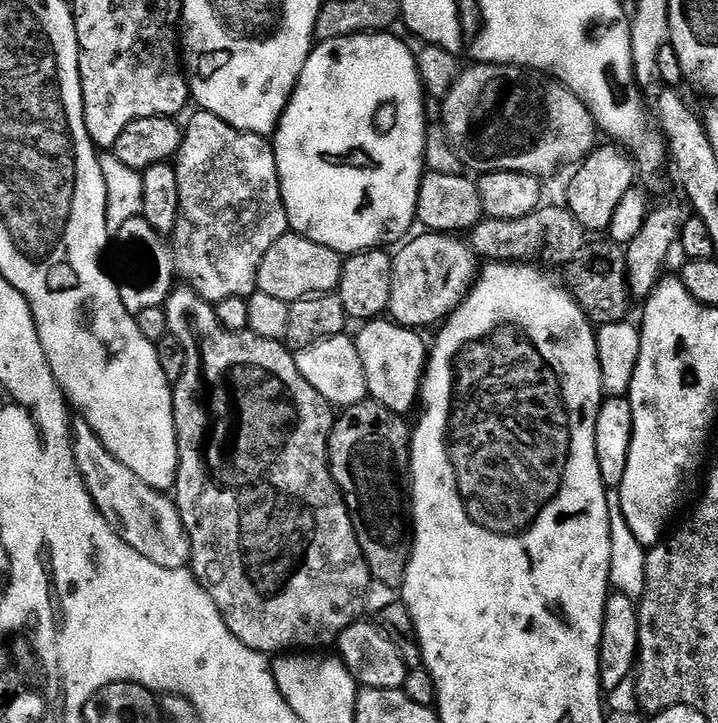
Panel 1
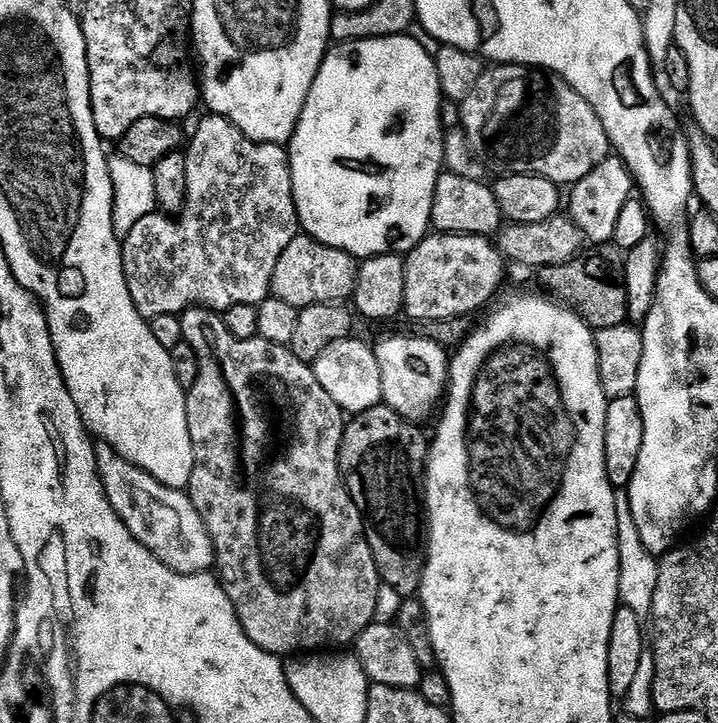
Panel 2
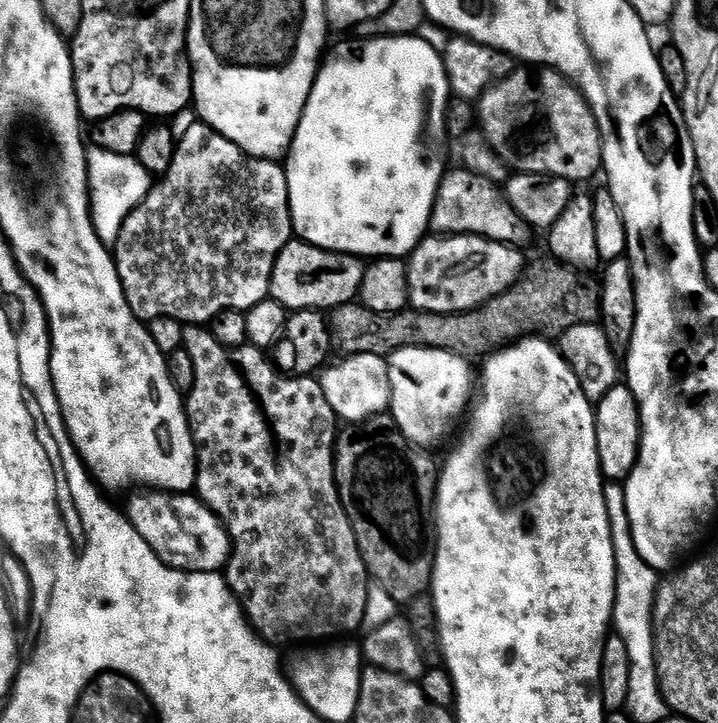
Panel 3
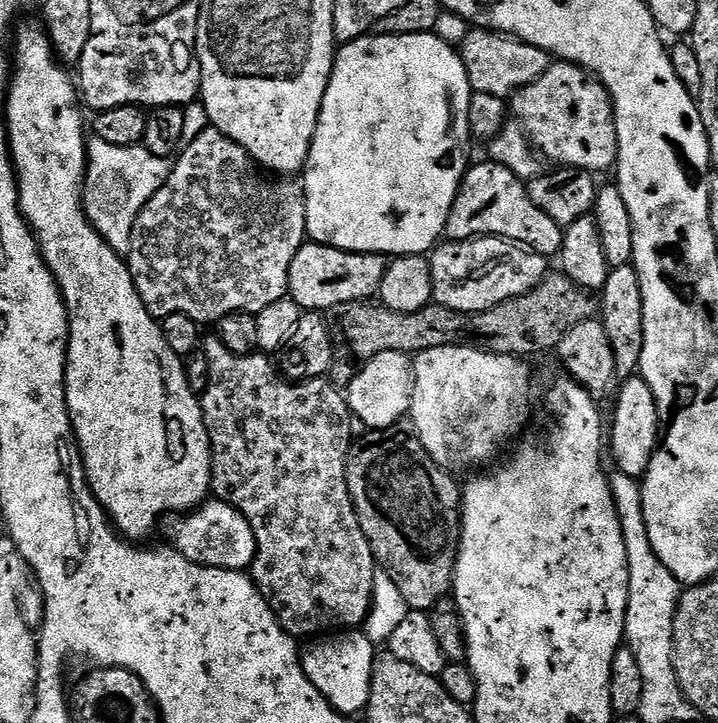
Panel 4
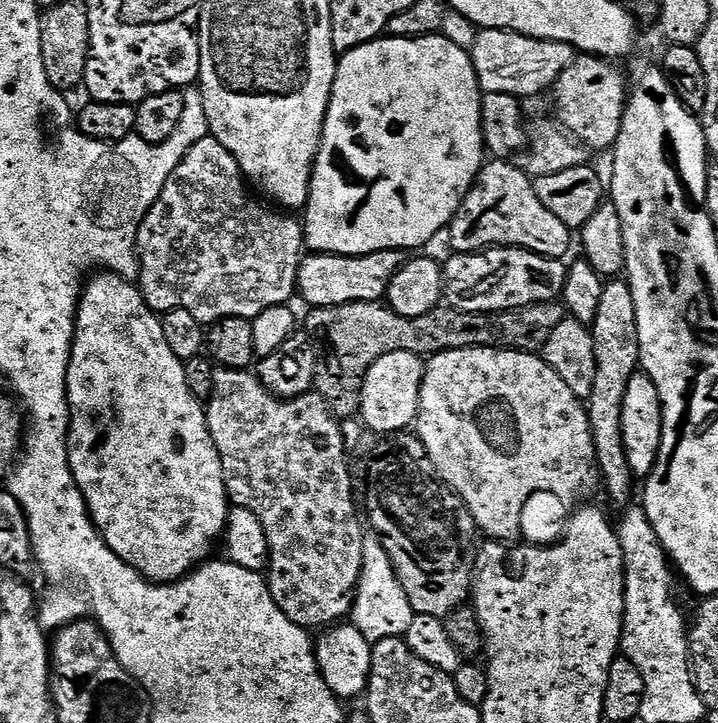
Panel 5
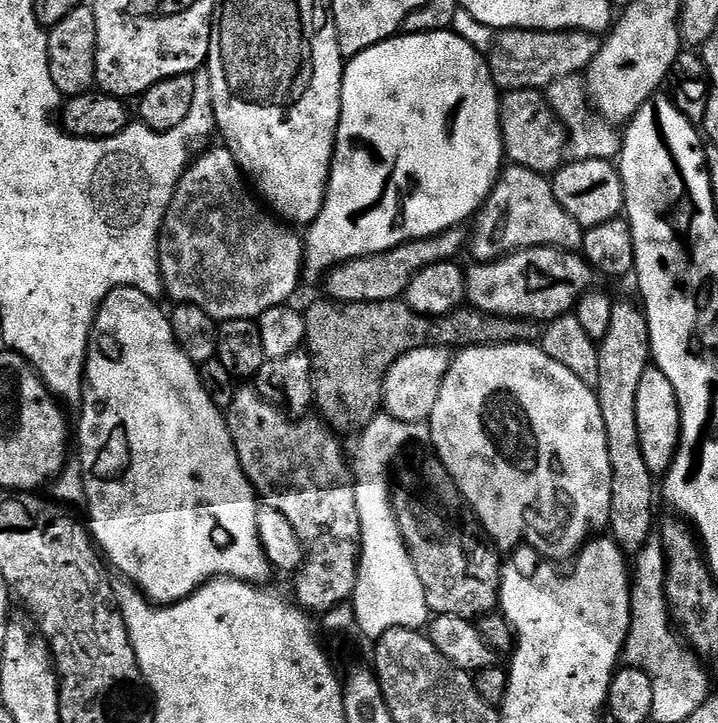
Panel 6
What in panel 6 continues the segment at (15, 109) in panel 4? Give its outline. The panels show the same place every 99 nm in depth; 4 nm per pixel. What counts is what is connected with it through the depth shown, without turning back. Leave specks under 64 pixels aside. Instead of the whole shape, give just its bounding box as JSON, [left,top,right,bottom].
[78,288,270,606]

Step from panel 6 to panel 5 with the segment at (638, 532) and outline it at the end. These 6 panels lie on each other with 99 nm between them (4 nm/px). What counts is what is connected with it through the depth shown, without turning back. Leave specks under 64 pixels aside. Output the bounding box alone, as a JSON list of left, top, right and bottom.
[586,278,640,506]

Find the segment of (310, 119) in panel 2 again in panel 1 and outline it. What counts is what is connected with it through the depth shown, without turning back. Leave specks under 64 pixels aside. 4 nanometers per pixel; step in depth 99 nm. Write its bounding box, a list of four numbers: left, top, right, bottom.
[274,31,428,254]

